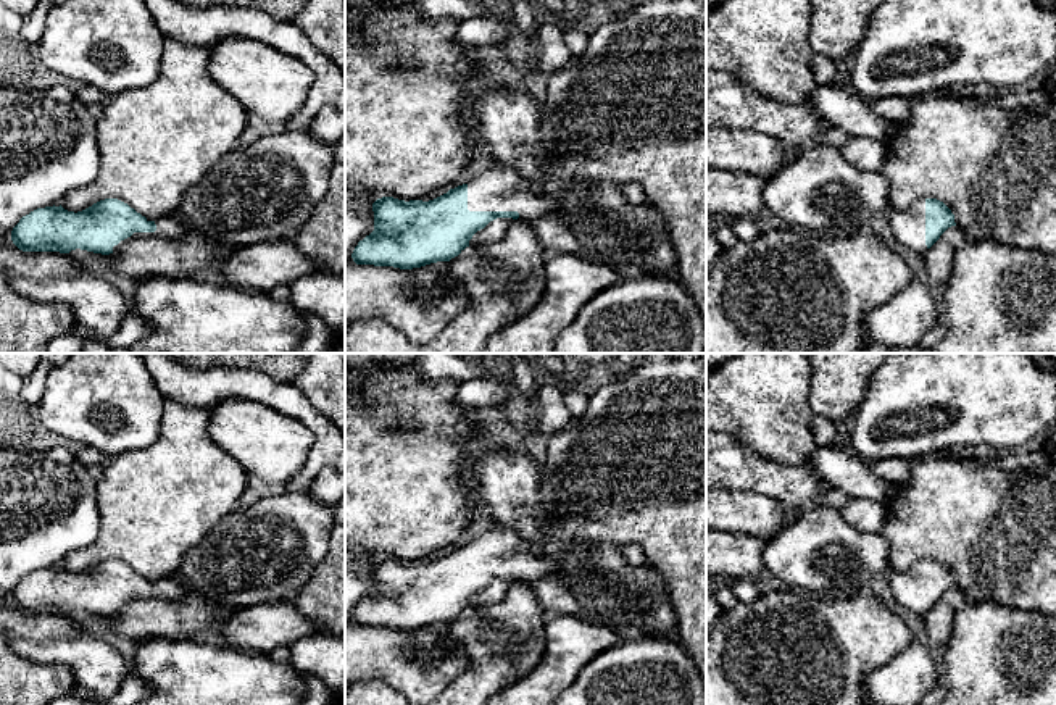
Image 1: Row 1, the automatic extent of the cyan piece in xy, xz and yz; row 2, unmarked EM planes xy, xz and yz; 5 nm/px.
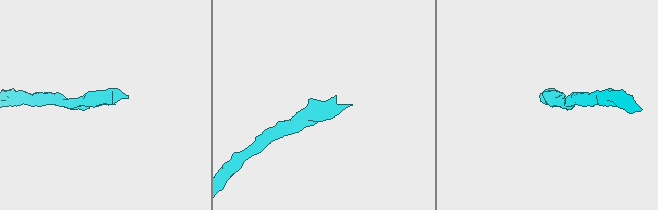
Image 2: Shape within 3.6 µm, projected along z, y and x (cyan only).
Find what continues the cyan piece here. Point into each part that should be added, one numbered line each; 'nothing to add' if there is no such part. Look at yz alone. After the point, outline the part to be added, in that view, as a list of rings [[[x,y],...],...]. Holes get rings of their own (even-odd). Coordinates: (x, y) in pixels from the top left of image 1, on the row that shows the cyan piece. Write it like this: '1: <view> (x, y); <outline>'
1: yz (908, 228); [[[925,198],[917,200],[906,211],[896,211],[892,206],[885,208],[895,239],[908,250],[924,255],[925,245]]]

